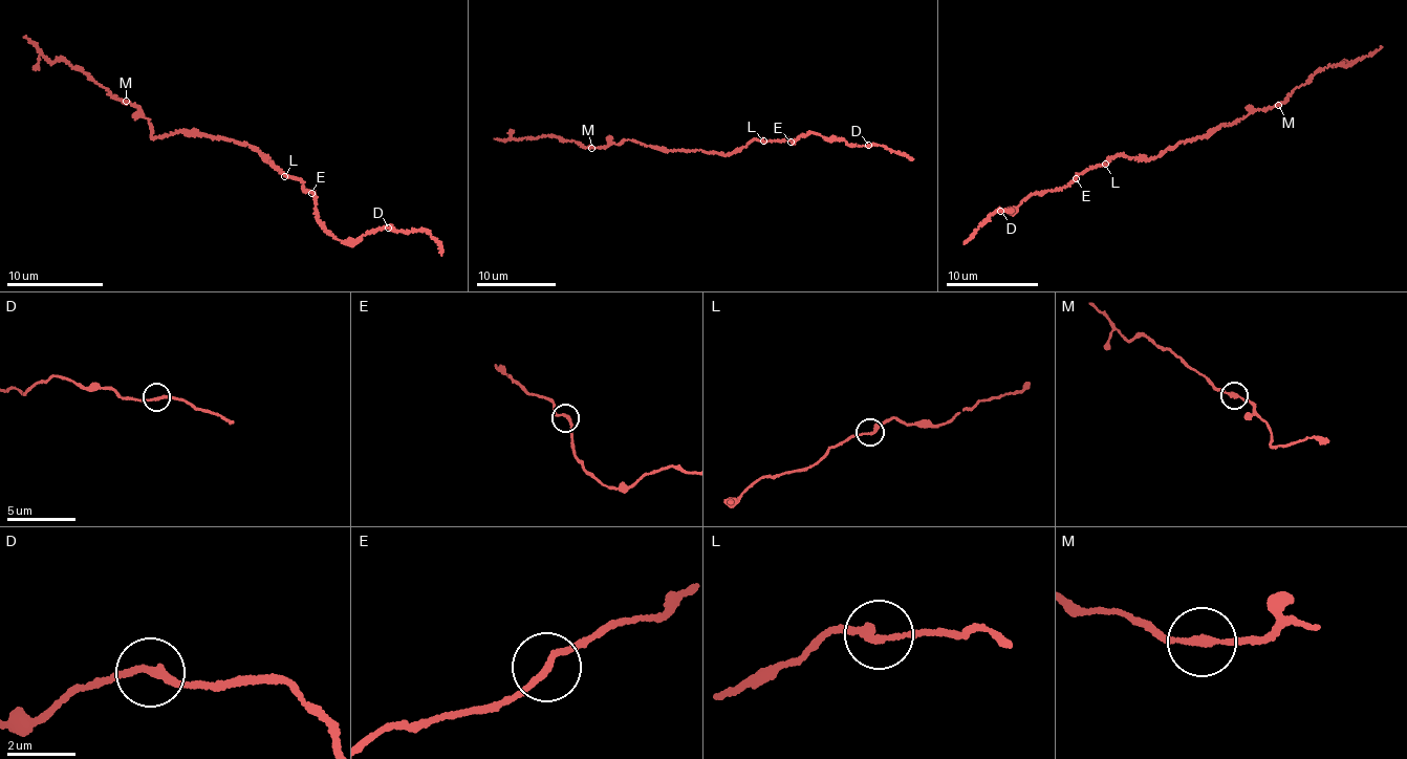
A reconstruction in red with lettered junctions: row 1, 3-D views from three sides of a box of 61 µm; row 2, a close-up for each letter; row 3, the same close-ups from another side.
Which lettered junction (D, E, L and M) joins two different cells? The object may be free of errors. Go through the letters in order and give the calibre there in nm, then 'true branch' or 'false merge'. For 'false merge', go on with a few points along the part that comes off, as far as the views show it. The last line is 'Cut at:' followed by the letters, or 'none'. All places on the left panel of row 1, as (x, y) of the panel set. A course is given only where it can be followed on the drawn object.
D: 190 nm thick; true branch
E: 180 nm thick; true branch
L: 200 nm thick; true branch
M: 180 nm thick; false merge; foreign part runs (126, 101), (111, 98), (104, 87), (57, 59), (52, 62), (24, 37)
Cut at: M

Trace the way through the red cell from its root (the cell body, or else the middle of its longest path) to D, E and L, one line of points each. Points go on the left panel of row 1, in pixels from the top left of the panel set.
D: (242, 143), (258, 148), (279, 173), (302, 179), (333, 238), (350, 243), (388, 228)
E: (242, 143), (258, 148), (279, 173), (302, 179), (305, 191), (311, 193)
L: (242, 143), (258, 148), (284, 176)

